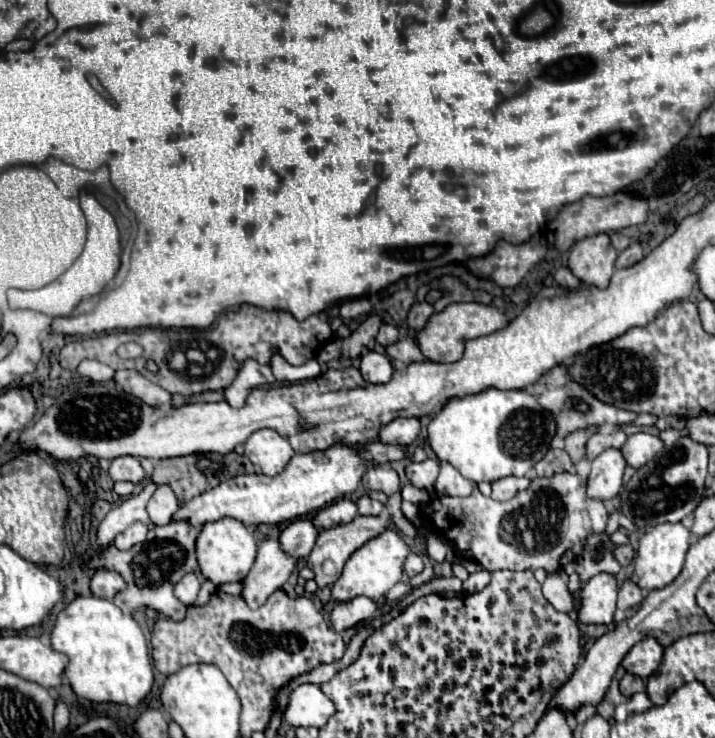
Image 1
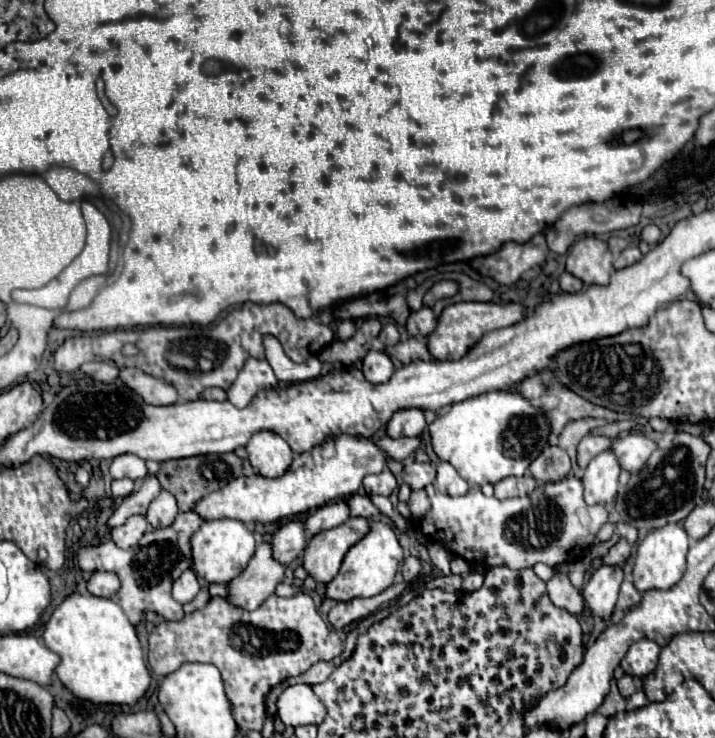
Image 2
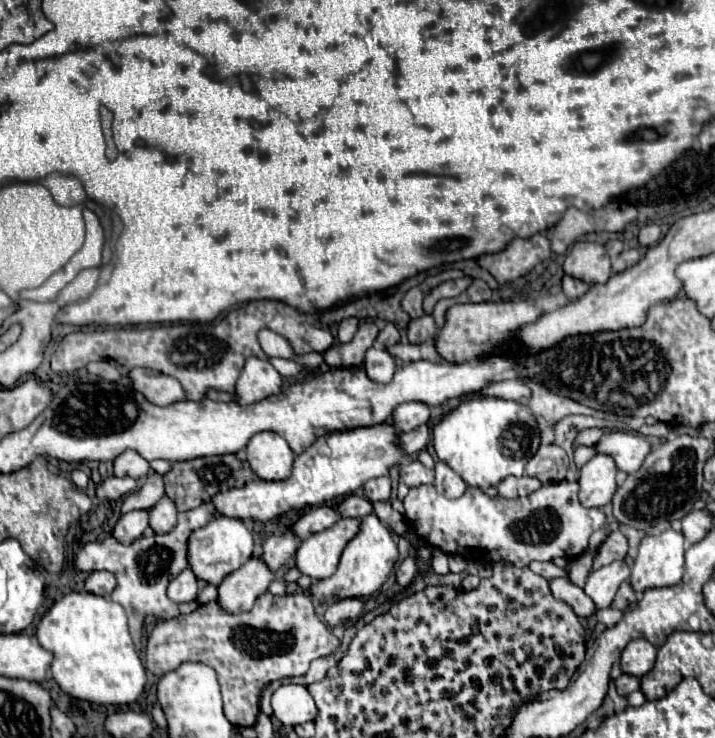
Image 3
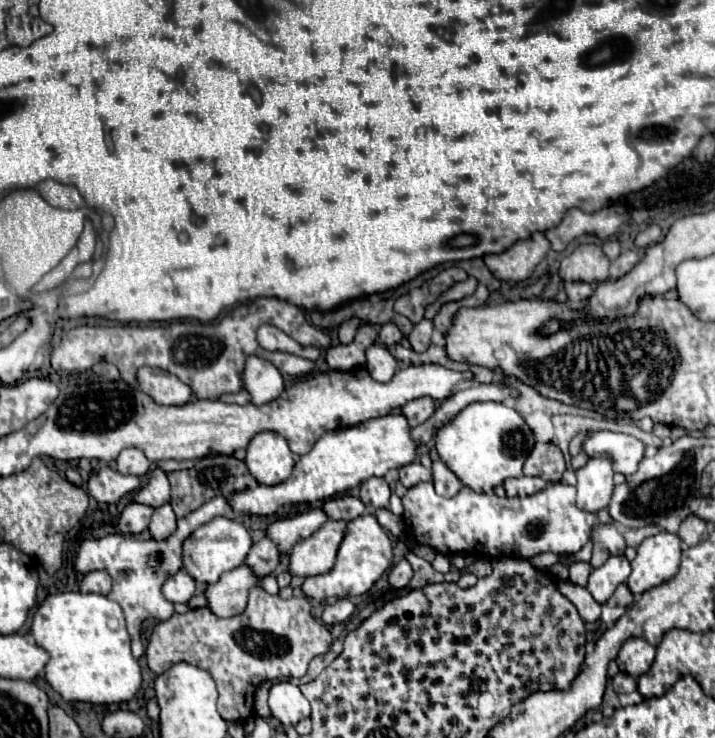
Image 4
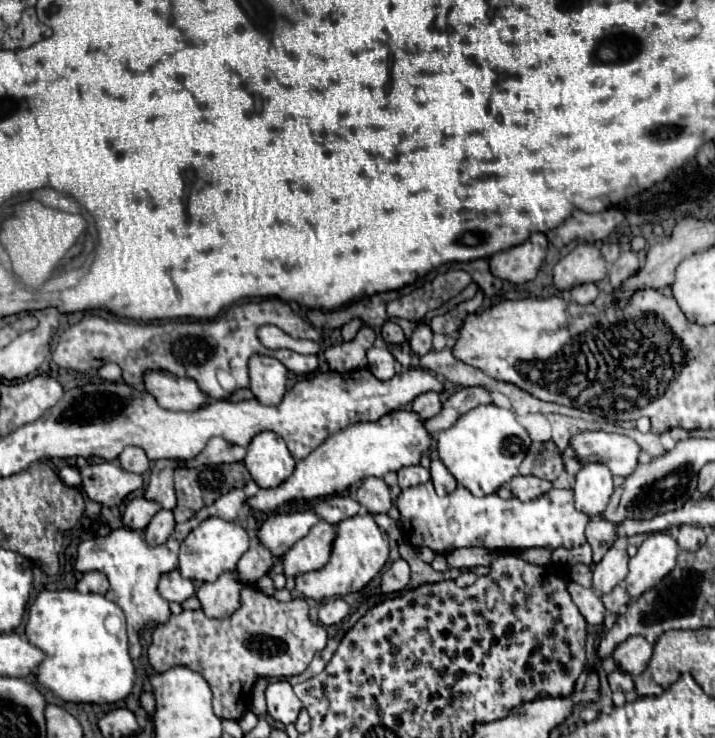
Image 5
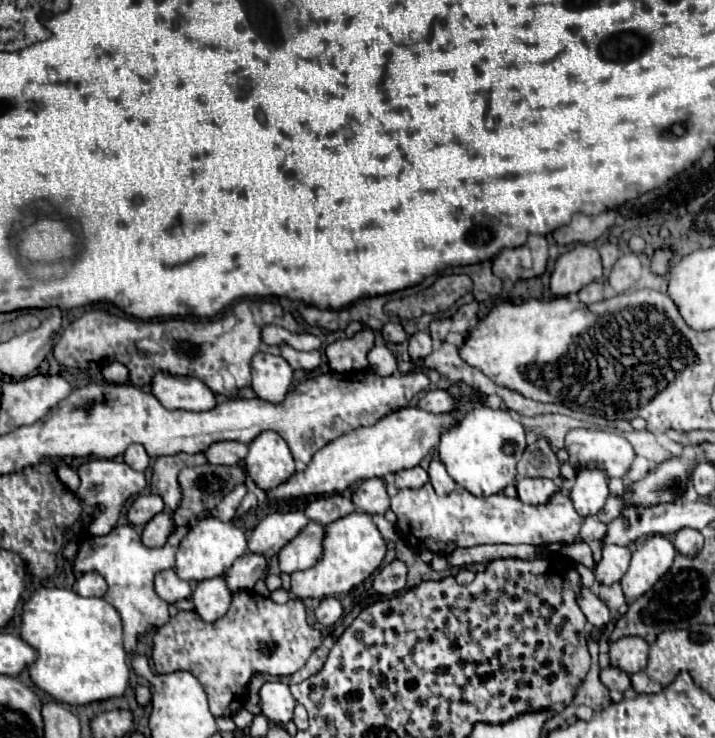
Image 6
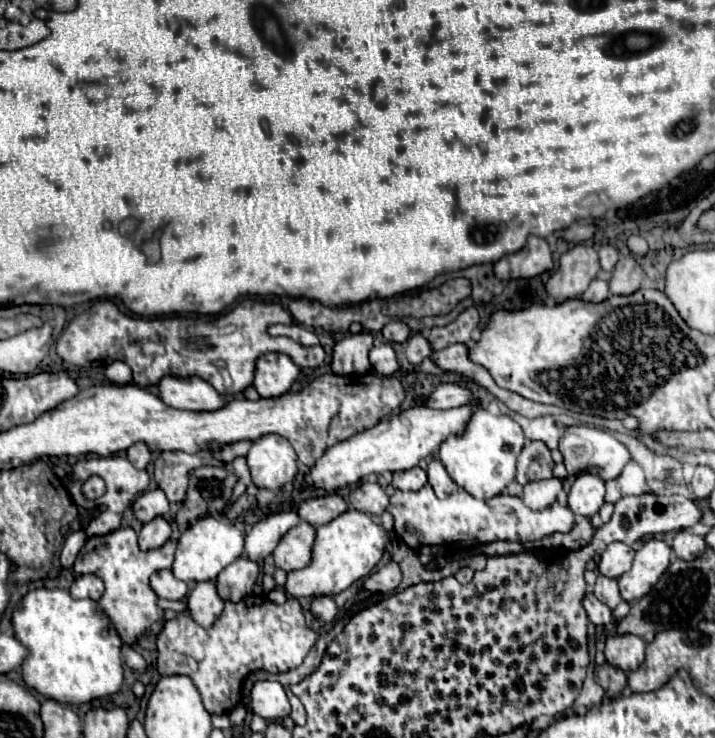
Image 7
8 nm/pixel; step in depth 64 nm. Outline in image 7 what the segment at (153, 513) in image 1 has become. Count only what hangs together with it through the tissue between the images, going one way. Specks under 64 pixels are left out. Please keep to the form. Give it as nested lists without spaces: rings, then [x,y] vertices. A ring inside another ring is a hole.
[[[156,516],[154,520],[150,520],[148,524],[142,526],[140,534],[138,534],[138,544],[144,550],[154,550],[166,544],[166,540],[170,538],[170,524],[164,516]]]

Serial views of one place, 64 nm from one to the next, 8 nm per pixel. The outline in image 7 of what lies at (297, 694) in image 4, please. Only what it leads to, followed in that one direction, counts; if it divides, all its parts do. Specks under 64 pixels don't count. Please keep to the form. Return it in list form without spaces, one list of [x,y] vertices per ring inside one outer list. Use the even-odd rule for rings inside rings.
[[[256,682],[252,688],[250,708],[254,714],[266,720],[284,720],[290,716],[290,700],[286,696],[286,688],[280,682]]]

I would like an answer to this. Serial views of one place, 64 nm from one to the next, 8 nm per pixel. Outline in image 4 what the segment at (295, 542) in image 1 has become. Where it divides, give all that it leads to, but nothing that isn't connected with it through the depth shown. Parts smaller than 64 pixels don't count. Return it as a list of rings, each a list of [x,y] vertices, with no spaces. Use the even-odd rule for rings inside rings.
[[[268,536],[252,546],[252,552],[248,554],[248,560],[246,560],[246,564],[250,568],[256,568],[256,572],[260,572],[260,576],[272,574],[276,570],[278,562],[280,562],[280,550]]]

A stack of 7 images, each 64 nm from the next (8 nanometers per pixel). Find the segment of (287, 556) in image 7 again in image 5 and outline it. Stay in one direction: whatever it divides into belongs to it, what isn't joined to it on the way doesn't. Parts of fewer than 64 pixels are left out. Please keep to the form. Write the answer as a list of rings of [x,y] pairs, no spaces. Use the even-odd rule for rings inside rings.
[[[320,520],[308,536],[298,540],[282,558],[284,574],[300,576],[306,572],[322,570],[332,554],[332,544],[336,540],[336,526]]]

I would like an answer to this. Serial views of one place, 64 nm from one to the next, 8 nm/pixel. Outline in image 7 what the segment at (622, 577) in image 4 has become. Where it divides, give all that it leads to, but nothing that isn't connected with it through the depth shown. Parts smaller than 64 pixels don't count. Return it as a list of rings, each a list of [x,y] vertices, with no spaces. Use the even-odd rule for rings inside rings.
[[[612,542],[604,552],[602,552],[602,560],[598,564],[598,572],[606,578],[620,578],[624,572],[628,572],[628,568],[632,566],[632,558],[634,558],[634,550],[622,542]]]

